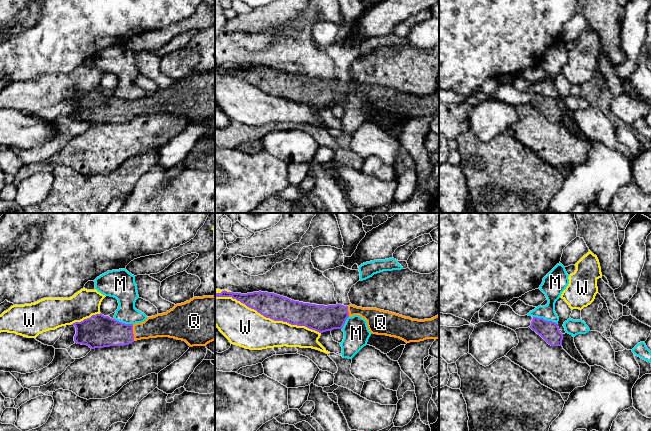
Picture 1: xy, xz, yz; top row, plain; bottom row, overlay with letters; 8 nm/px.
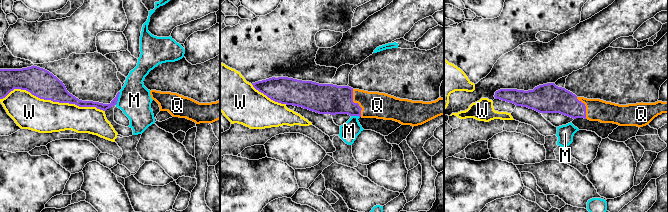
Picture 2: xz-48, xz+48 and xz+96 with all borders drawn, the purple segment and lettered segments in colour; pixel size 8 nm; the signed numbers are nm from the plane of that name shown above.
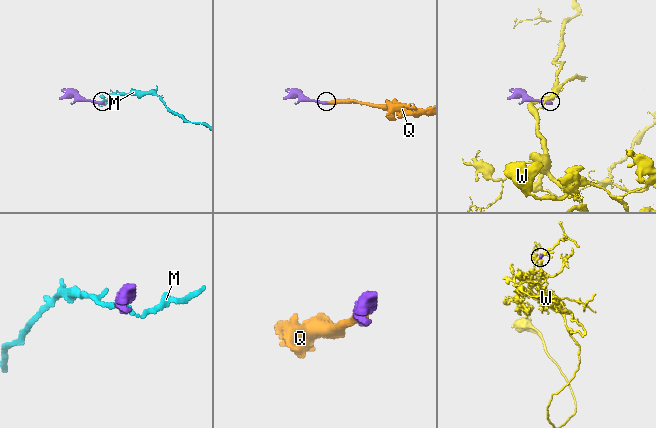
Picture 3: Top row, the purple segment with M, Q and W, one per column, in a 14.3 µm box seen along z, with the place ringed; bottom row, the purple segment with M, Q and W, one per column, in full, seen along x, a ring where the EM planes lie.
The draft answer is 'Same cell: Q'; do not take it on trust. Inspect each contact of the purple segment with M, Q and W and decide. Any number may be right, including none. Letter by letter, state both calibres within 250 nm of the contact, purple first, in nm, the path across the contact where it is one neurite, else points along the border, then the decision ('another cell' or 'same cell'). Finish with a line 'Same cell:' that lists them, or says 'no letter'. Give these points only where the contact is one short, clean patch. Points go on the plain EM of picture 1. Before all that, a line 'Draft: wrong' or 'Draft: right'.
Draft: right
M: 160/140 nm | along yz (533, 92), (556, 99) | another cell
Q: 260/190 nm | across xy (101, 107), (132, 108), (161, 101) | same cell
W: 200/320 nm | another cell
Same cell: Q

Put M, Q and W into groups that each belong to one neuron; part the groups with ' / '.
M / Q / W

